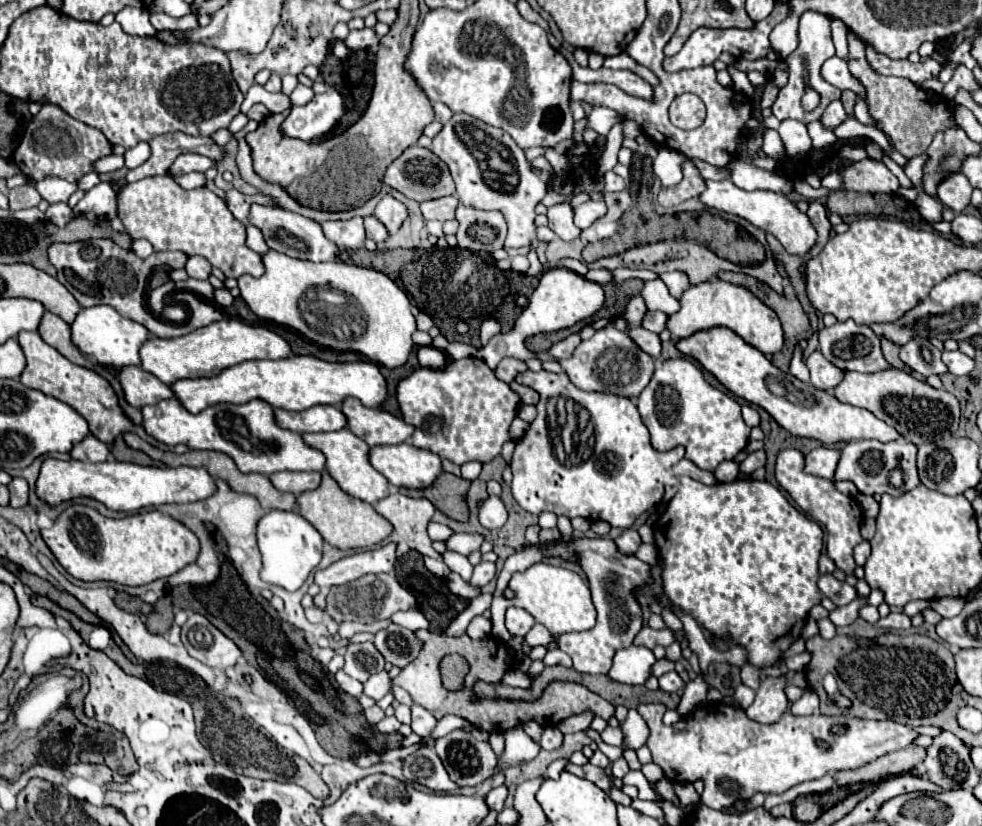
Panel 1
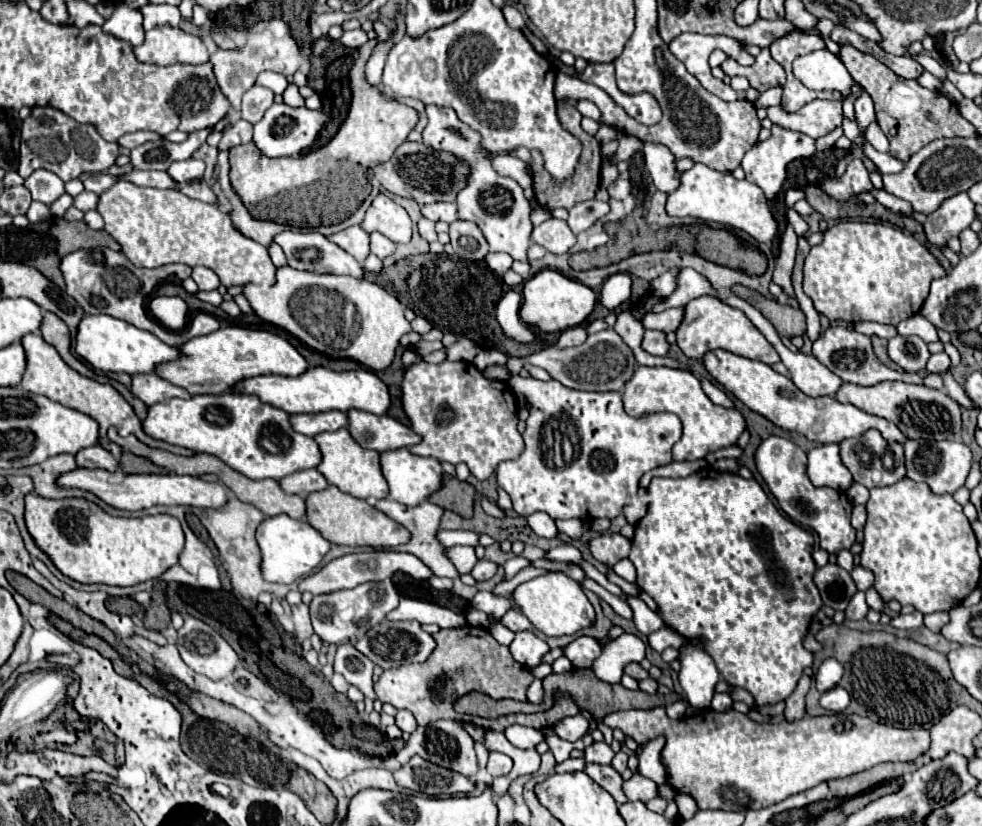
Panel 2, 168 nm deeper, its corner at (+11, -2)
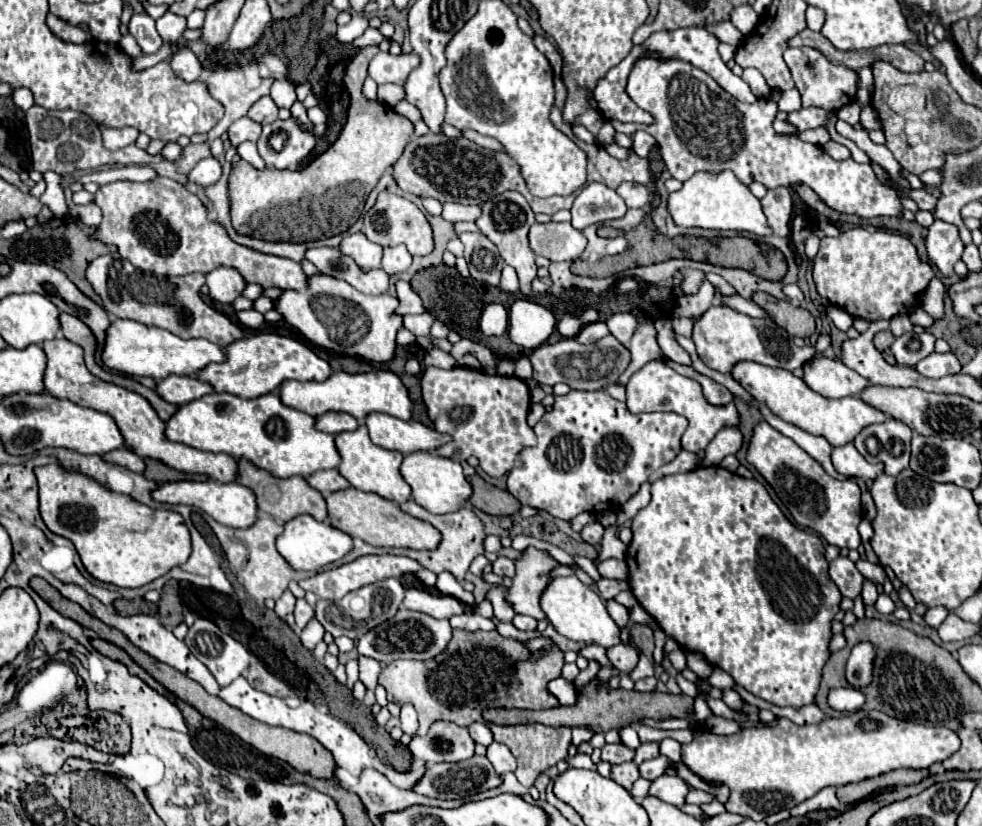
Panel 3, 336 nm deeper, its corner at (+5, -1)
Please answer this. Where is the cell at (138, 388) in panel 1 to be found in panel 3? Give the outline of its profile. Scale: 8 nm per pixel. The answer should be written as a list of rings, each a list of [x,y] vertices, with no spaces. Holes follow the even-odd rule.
[[[168,375],[168,379],[162,379],[156,387],[156,393],[174,405],[190,403],[192,399],[200,399],[202,395],[212,393],[212,385],[204,383],[196,377],[184,377],[184,375]]]

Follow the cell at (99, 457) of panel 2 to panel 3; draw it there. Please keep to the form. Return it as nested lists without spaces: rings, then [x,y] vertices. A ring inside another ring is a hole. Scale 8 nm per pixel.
[[[116,449],[116,451],[110,451],[110,453],[106,453],[104,455],[104,459],[106,461],[110,461],[110,463],[116,463],[116,465],[122,465],[122,467],[126,467],[126,469],[130,469],[130,471],[134,471],[134,473],[144,473],[144,469],[146,469],[146,463],[144,463],[144,459],[142,457],[138,457],[136,453],[132,453],[130,449]]]

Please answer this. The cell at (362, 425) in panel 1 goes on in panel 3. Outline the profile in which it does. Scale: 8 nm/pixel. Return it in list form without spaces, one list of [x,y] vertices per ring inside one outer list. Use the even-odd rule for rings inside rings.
[[[370,413],[366,417],[366,427],[372,443],[404,455],[414,451],[434,451],[452,439],[418,421],[402,421],[386,413]]]

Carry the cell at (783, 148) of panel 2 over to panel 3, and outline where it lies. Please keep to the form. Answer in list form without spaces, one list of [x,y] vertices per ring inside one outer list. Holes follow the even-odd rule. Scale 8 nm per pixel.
[[[776,187],[760,199],[762,211],[768,219],[772,231],[780,237],[790,237],[790,221],[792,221],[792,193],[788,187]]]

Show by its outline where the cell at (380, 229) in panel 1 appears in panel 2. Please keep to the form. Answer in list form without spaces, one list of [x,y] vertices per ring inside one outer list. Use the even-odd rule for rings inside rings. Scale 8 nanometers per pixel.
[[[370,232],[370,250],[378,256],[378,258],[386,258],[394,252],[394,242],[386,240],[386,236],[382,236],[380,232]]]

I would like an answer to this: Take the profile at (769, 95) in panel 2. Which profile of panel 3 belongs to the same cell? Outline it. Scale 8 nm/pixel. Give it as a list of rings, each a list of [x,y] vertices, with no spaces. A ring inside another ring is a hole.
[[[790,89],[790,91],[782,93],[782,99],[778,101],[778,109],[784,111],[784,113],[792,113],[792,111],[802,109],[802,103],[800,103],[800,91]]]

